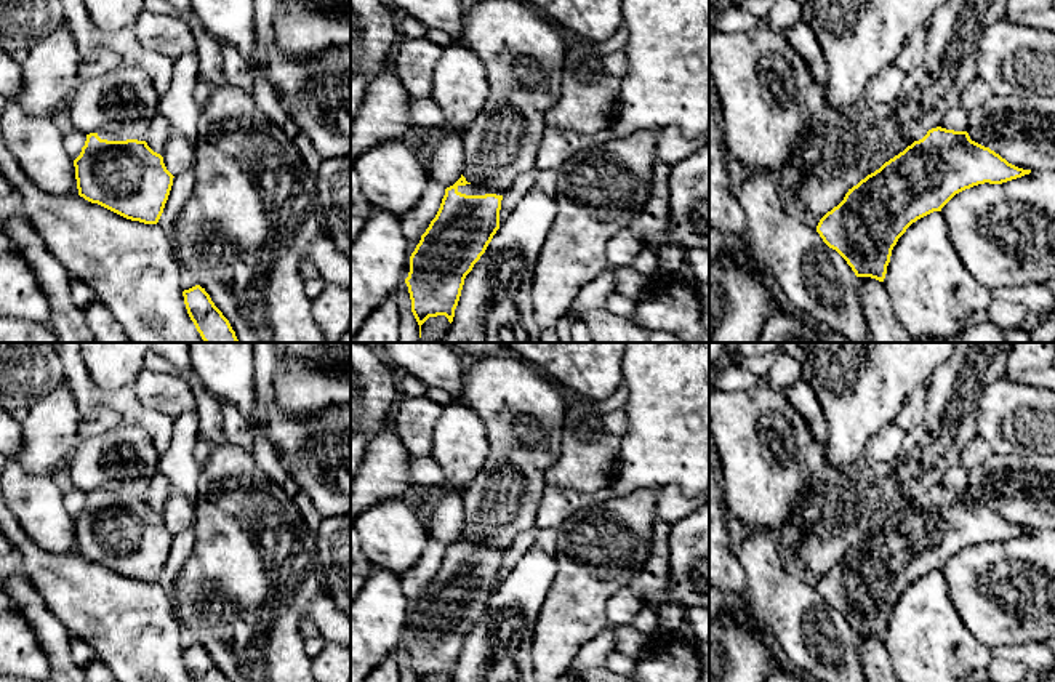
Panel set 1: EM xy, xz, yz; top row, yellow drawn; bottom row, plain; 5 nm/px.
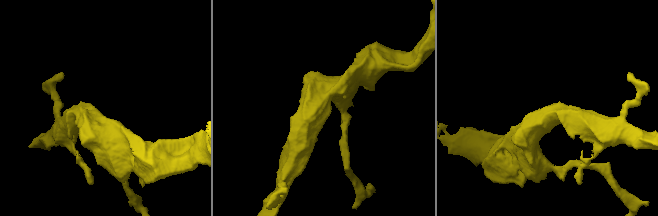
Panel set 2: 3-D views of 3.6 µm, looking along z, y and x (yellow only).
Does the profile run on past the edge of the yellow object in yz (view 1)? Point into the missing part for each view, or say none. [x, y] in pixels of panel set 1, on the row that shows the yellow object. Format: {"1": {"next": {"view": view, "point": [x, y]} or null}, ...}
{"1": {"next": null}}

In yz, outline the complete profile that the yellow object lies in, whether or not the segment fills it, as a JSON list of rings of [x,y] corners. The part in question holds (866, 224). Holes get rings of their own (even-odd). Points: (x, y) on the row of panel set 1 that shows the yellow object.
[[[937,126],[848,189],[816,232],[856,277],[884,282],[892,250],[913,223],[941,211],[965,189],[1029,173],[972,141],[967,131]]]

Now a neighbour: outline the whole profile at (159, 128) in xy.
[[[155,114],[149,120],[146,142],[154,152],[163,155],[165,144],[166,144],[168,134],[170,134],[170,128],[171,126],[170,126],[168,120],[162,114]]]

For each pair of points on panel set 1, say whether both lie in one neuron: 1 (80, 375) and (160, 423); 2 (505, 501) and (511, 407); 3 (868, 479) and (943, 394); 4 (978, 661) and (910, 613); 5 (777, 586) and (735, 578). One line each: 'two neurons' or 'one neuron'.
1: one neuron
2: one neuron
3: one neuron
4: one neuron
5: two neurons

